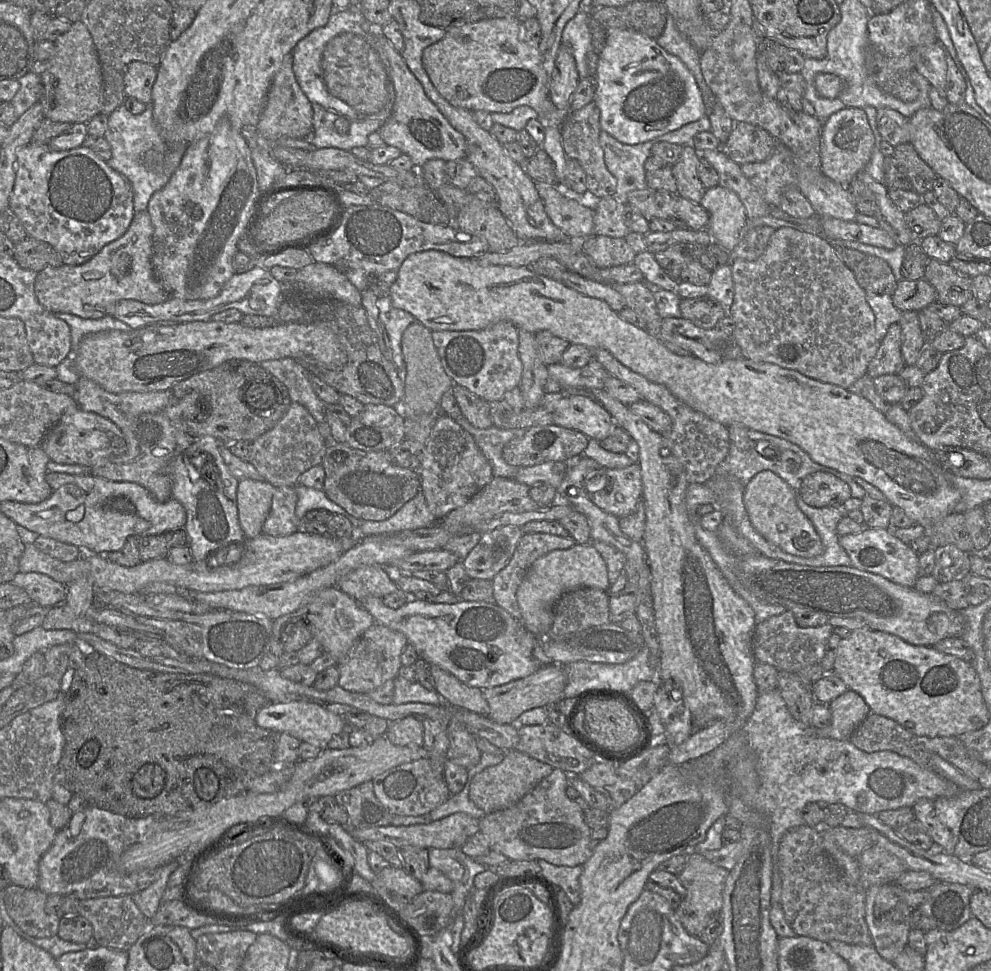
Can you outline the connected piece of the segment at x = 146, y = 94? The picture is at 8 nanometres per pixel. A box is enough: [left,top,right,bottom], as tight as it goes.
[124,62,158,105]

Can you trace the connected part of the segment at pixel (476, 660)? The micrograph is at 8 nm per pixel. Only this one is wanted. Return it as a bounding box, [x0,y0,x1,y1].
[357,596,545,690]

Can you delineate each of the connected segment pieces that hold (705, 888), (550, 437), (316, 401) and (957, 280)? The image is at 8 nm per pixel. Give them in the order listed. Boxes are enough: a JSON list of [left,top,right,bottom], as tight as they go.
[[675,852,730,937],[502,424,589,467],[259,358,327,429],[924,259,974,307]]

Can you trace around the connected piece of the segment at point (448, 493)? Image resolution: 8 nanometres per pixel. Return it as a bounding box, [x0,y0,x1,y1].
[418,414,493,521]

